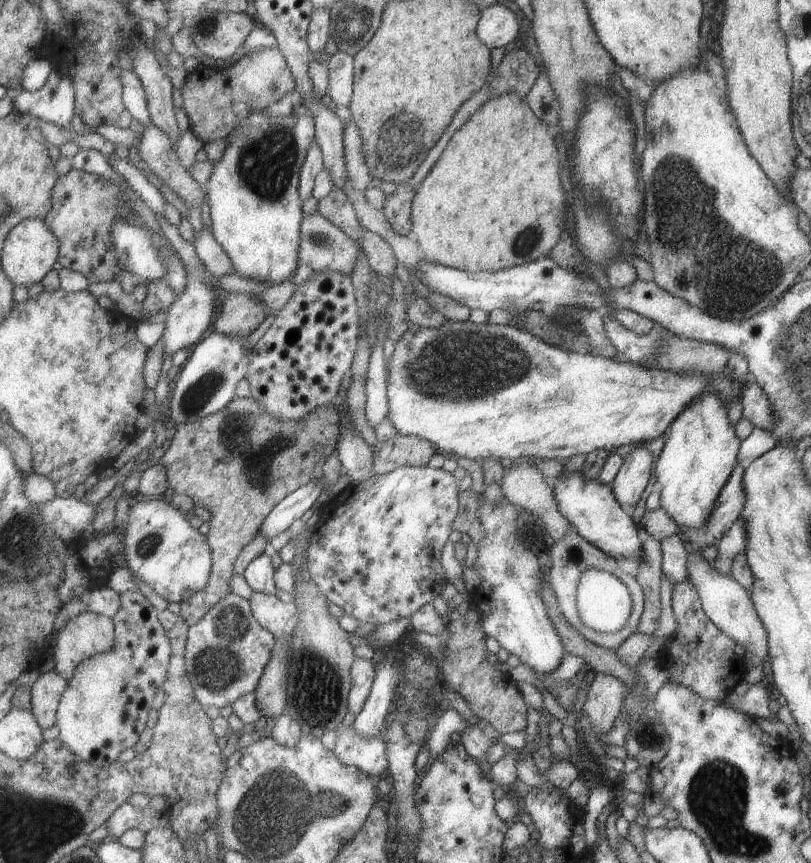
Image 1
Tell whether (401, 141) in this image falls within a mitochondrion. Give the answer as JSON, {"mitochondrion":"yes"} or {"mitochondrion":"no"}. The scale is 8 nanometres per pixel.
{"mitochondrion":"yes"}

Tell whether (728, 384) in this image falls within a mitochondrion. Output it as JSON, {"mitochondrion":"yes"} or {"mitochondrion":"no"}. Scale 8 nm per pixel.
{"mitochondrion":"no"}

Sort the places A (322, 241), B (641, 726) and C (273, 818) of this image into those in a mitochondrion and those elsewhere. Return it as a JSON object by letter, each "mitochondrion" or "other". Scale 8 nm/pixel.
{"A":"mitochondrion","B":"mitochondrion","C":"mitochondrion"}

